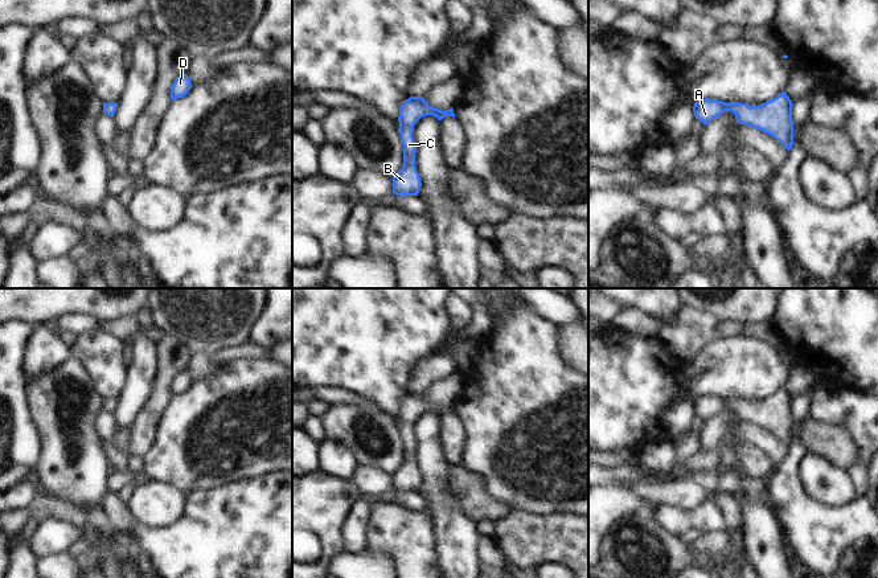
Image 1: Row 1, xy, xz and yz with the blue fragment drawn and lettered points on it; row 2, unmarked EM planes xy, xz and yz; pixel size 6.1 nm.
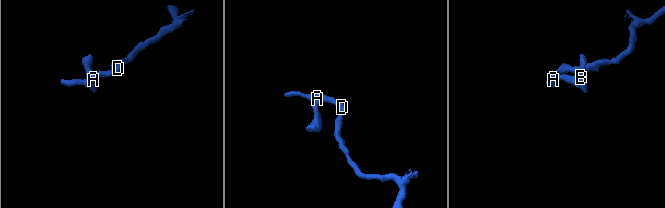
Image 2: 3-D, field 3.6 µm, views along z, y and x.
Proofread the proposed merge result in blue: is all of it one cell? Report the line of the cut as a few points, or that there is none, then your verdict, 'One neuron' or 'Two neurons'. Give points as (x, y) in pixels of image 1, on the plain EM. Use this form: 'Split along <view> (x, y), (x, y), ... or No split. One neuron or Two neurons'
No split. One neuron.

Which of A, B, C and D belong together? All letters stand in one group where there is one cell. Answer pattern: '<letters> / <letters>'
A B C D

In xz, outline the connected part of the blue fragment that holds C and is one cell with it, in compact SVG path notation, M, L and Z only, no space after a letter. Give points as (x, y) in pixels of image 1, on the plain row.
M410 393L401 401L398 429L403 440L403 462L393 474L393 489L397 492L418 492L420 487L422 479L415 463L417 439L413 429L415 419L426 411L432 411L438 417L446 413L455 414L452 403L447 407L434 405L423 393Z

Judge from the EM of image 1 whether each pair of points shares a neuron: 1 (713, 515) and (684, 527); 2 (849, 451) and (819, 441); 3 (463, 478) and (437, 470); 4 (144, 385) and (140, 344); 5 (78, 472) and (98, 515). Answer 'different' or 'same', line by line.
1: same
2: same
3: different
4: same
5: different

